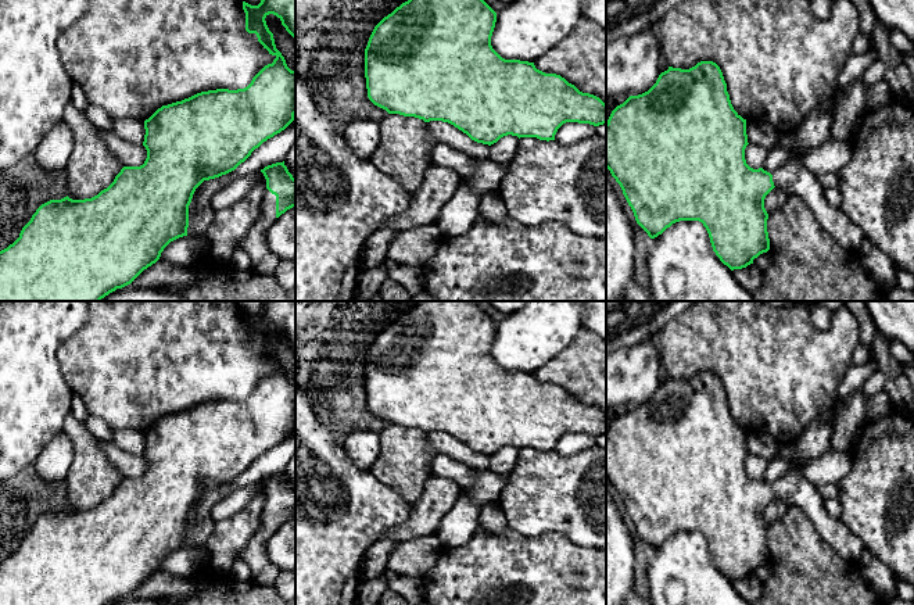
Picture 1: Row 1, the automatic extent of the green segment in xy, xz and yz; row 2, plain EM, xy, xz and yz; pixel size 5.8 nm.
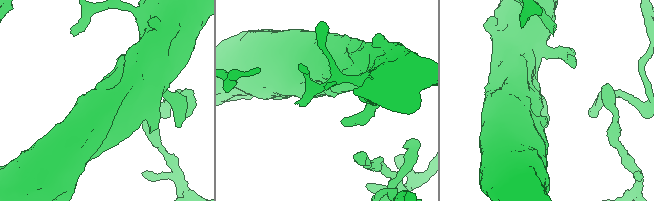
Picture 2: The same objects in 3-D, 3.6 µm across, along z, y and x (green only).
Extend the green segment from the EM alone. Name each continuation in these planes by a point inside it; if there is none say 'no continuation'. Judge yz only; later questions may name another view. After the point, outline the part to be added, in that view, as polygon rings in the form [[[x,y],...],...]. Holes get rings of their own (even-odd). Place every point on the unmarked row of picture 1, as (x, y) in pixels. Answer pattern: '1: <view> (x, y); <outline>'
1: yz (794, 489); [[[791,461],[782,477],[774,482],[774,497],[788,505],[796,505],[811,519],[818,536],[846,561],[859,561],[863,541],[842,519],[831,516],[825,508],[818,487],[804,477],[809,461]]]

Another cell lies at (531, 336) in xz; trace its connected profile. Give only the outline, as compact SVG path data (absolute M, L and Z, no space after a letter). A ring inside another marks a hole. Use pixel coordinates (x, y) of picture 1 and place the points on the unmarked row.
M527 301L497 323L492 359L505 370L534 373L584 329L583 301Z

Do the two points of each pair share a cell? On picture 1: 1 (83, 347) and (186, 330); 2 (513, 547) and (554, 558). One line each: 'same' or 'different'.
1: same
2: same

